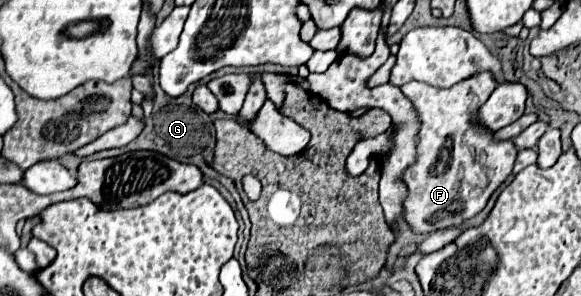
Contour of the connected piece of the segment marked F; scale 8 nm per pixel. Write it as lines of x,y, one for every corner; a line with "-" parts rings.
476,73
476,77
468,77
448,89
430,87
420,81
410,81
402,85
402,93
414,103
414,107
420,111
422,127
420,127
420,143
418,143
418,163
410,167
404,173
404,181
408,185
408,197
404,201
406,209
406,223
416,233
428,233
452,225
460,225
462,221
478,215
484,207
490,195
496,191
496,187
512,173
512,167
516,163
516,147
514,141
500,141
494,137
494,133
488,133
488,129
480,129
480,125
472,125
472,117
480,111
480,105
488,101
492,95
492,89
496,89
496,79
492,73

